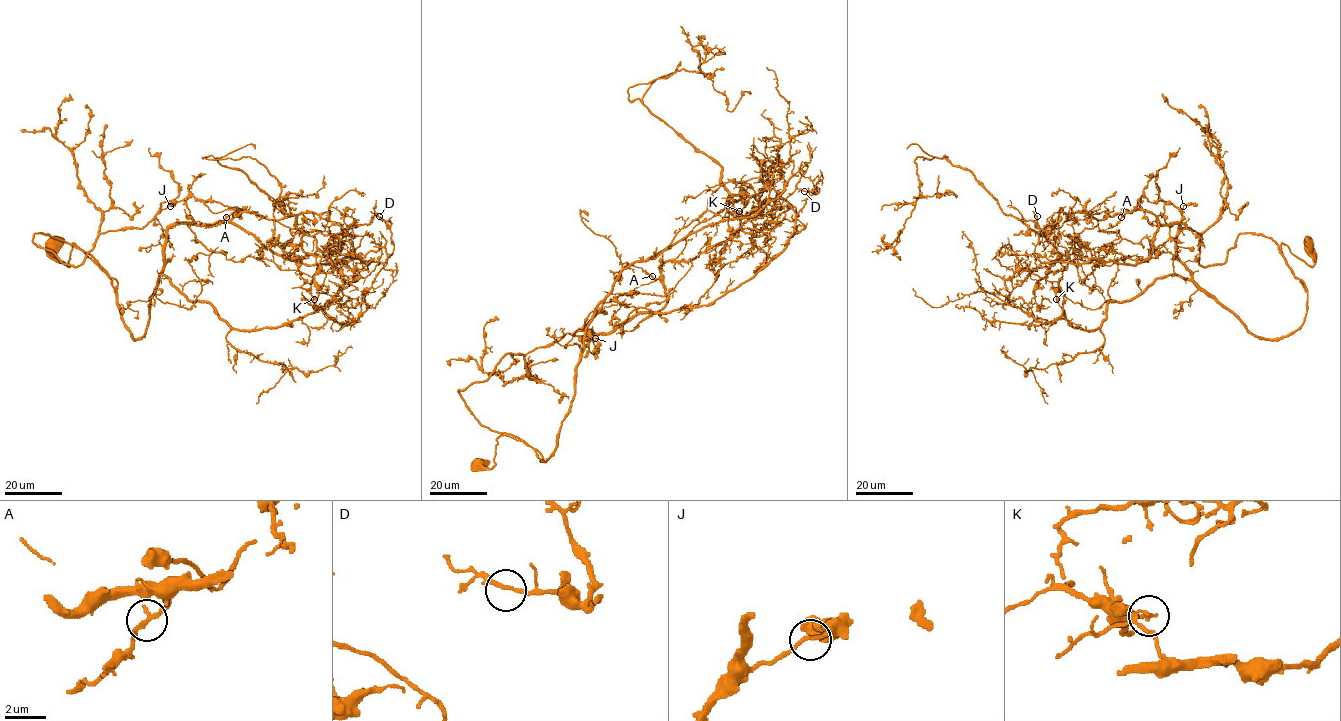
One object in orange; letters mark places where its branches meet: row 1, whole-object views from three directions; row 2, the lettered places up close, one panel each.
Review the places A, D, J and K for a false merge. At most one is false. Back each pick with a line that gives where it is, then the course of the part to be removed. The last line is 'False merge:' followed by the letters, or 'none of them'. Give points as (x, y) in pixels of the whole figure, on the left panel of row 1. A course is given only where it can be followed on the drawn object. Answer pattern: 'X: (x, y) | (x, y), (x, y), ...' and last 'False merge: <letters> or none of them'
K: (314, 299) | (314, 298), (320, 256), (302, 248), (294, 216), (202, 157), (249, 156), (277, 181), (267, 242), (290, 259)
False merge: K

